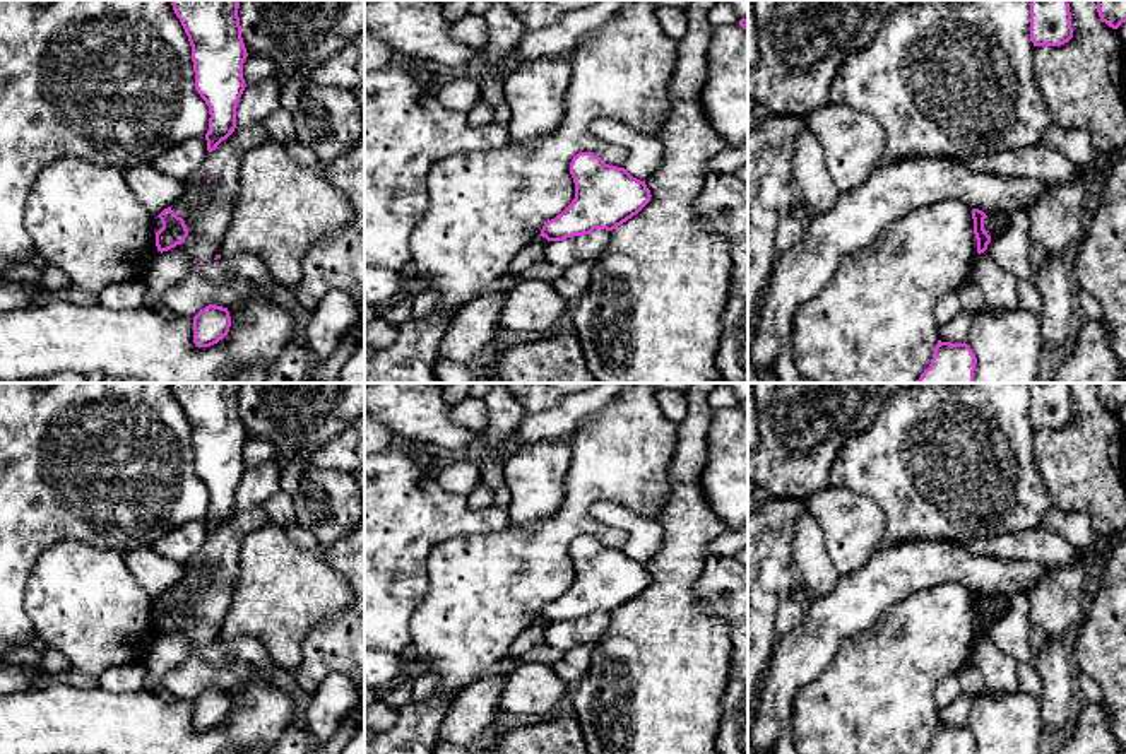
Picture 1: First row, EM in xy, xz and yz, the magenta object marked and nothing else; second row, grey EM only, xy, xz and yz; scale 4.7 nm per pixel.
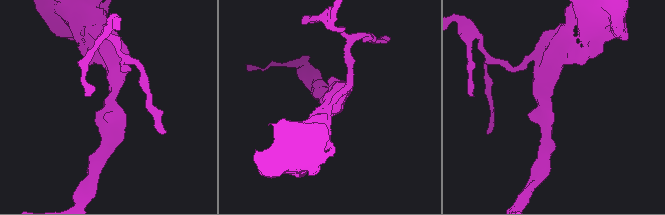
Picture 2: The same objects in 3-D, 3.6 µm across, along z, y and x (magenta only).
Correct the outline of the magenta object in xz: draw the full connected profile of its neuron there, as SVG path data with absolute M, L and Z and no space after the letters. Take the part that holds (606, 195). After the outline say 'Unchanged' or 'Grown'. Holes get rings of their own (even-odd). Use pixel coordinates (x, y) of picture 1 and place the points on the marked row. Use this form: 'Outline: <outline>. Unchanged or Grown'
Outline: M594 152L573 156L570 174L575 198L542 226L539 236L548 241L590 234L594 229L613 231L637 215L652 197L645 181L633 178L625 168L606 164Z. Unchanged

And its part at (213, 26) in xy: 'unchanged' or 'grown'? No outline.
unchanged

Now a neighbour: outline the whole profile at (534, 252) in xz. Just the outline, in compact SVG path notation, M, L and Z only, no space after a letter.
M537 236L530 241L517 256L510 262L507 274L520 277L525 268L544 258L544 248L548 239Z

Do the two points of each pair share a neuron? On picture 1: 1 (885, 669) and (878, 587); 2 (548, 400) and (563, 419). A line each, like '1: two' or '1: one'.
1: two
2: two

